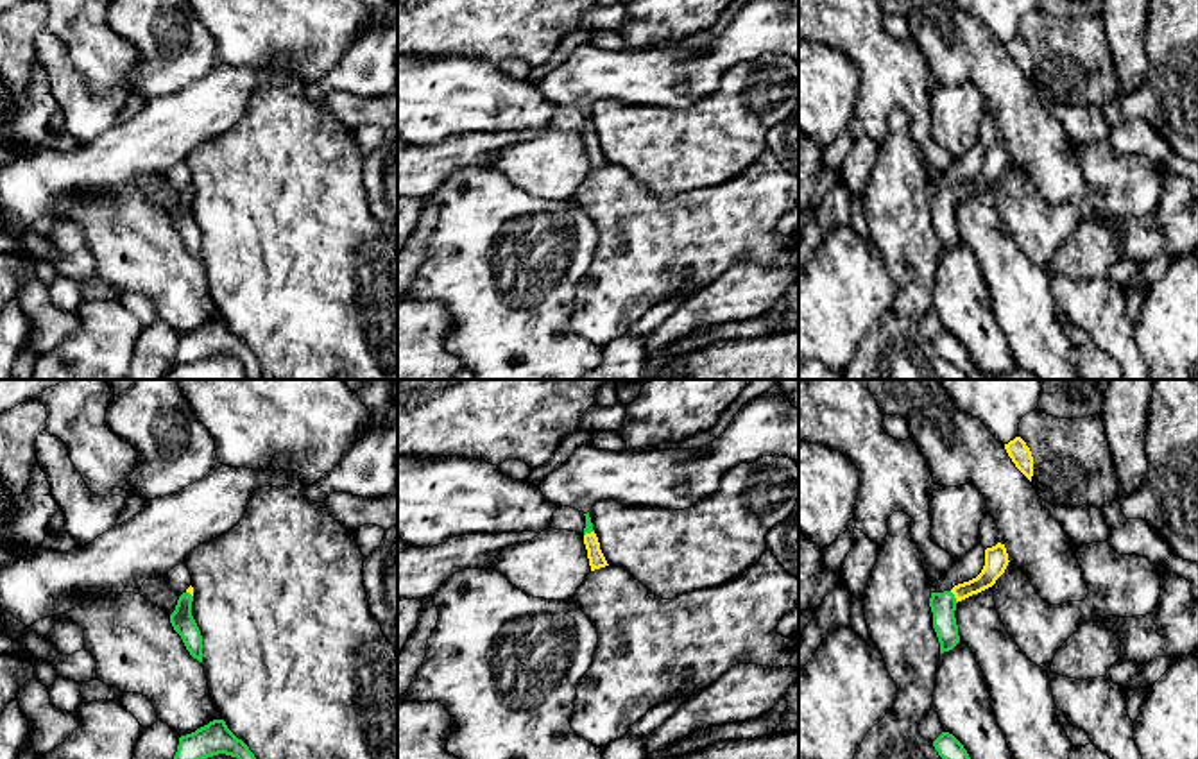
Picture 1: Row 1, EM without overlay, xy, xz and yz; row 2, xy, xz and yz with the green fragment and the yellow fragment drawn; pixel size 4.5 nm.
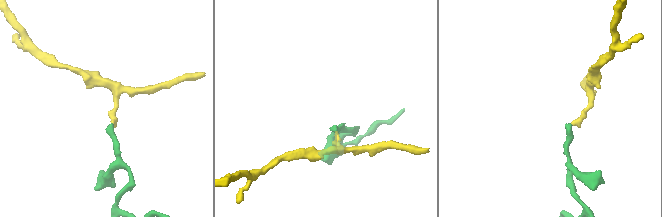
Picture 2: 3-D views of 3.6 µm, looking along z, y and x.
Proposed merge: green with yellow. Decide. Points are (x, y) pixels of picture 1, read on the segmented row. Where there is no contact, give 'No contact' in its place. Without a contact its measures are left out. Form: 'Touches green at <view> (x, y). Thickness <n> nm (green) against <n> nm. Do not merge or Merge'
Touches green at yz (953, 596). Thickness 110 nm (green) against 110 nm. Merge

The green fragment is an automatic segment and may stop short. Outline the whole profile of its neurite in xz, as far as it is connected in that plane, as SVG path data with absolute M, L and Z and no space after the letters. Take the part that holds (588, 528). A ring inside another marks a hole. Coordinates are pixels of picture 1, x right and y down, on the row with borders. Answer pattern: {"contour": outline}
{"contour": "M589 512L584 514L584 516L586 516L584 544L586 544L586 550L587 550L591 571L595 571L595 569L605 567L609 564L607 564L607 560L605 560L605 557L600 550L600 542L598 542L595 530L593 530Z"}

